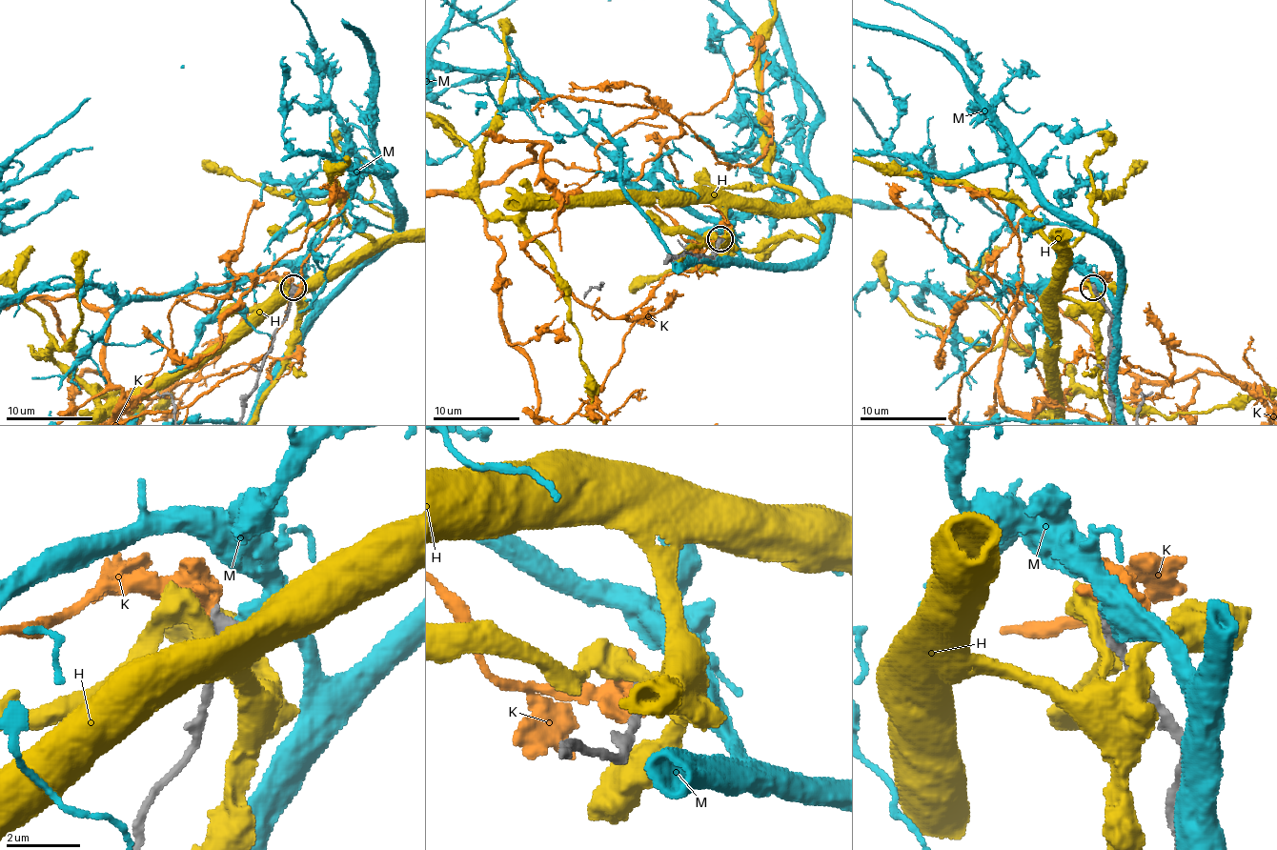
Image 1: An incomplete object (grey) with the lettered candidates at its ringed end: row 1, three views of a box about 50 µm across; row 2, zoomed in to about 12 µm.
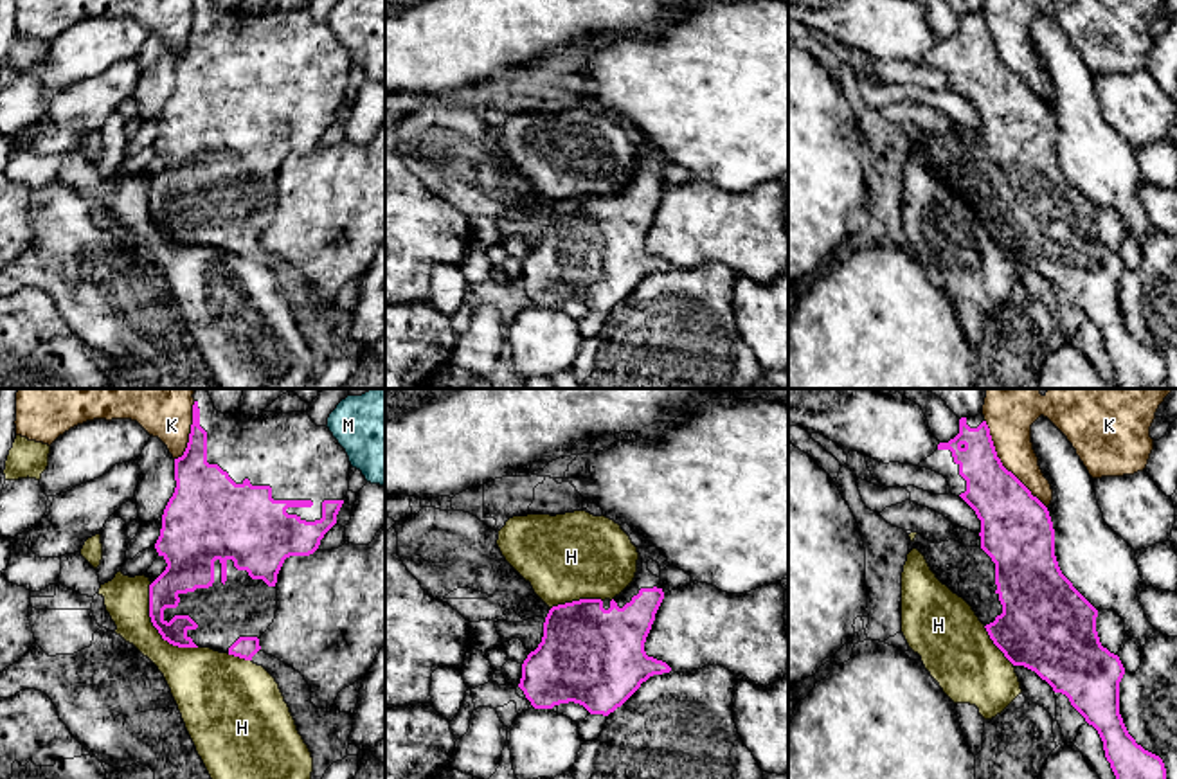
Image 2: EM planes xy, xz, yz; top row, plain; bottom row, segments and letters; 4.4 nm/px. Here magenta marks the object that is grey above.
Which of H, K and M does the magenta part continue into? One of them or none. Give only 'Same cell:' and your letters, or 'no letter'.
Same cell: no letter

